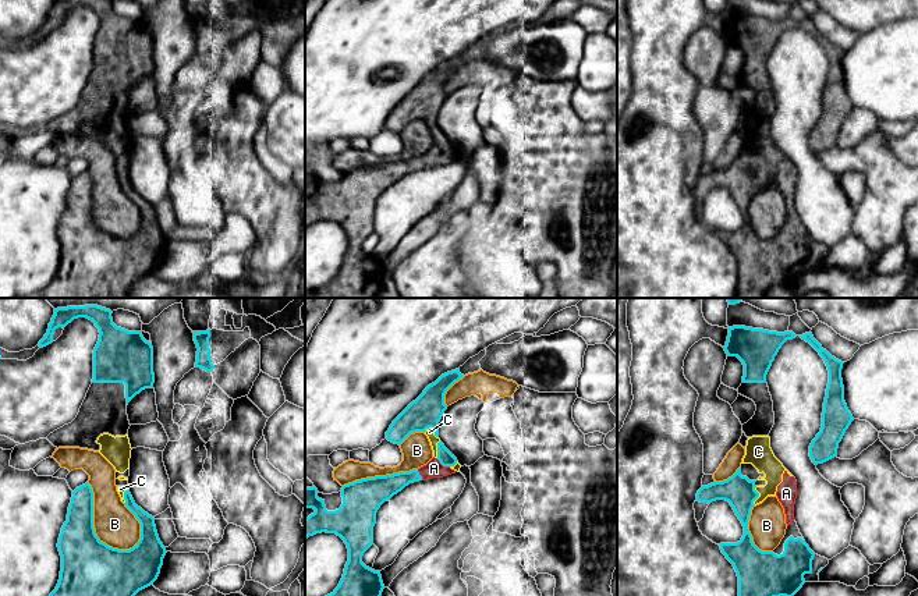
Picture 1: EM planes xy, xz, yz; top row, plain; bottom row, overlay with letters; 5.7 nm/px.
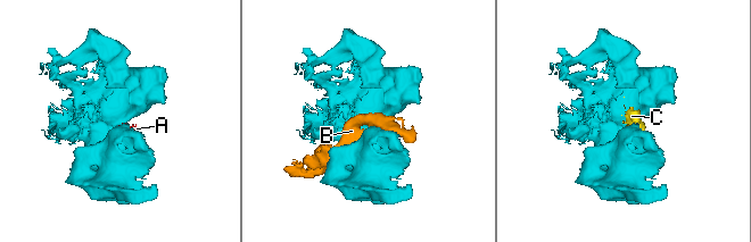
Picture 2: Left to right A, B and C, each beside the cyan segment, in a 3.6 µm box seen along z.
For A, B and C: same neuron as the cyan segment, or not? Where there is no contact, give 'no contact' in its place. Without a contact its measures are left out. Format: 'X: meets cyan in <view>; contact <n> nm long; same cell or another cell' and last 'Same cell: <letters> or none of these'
A: meets cyan in xz; contact 90 nm long; same cell
B: meets cyan in xy; contact 460 nm long; another cell
C: meets cyan in xz; contact 90 nm long; same cell
Same cell: A, C

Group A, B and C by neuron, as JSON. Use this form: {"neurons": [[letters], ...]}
{"neurons": [["A", "C"], ["B"]]}

